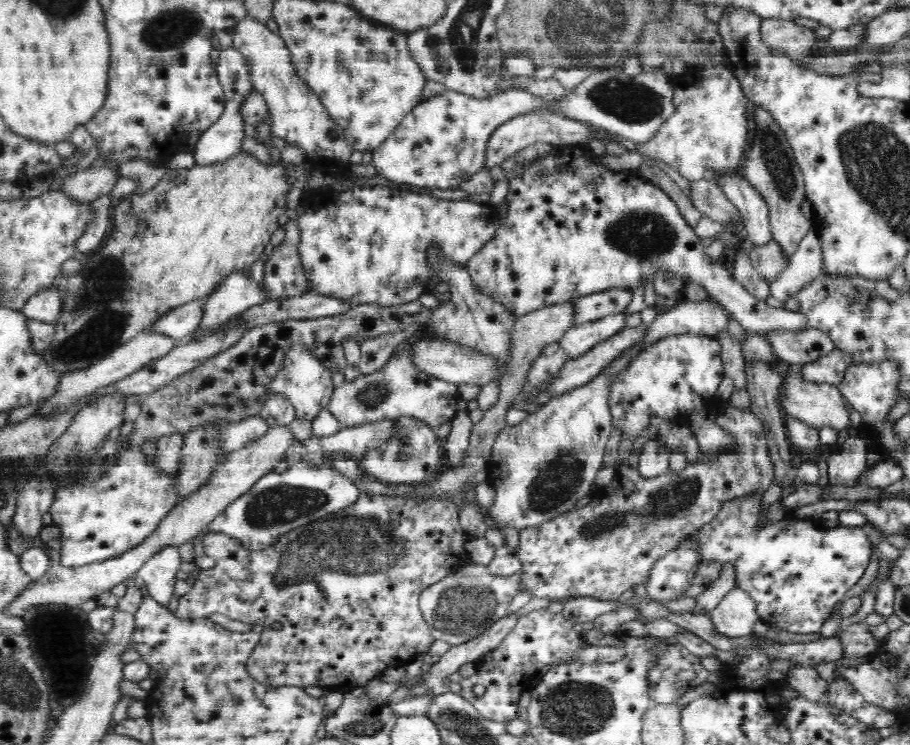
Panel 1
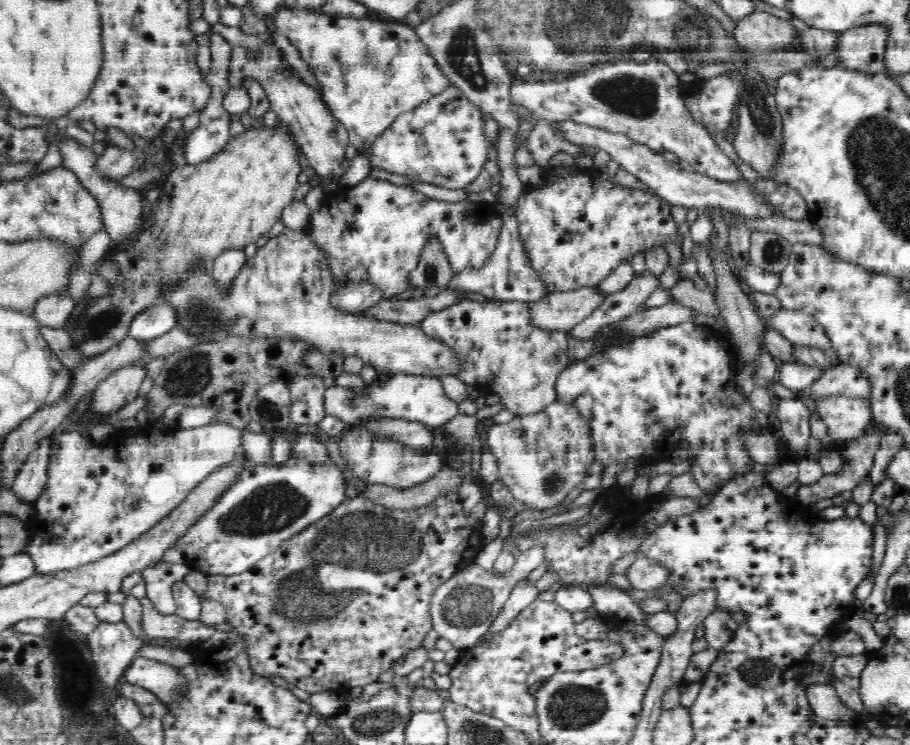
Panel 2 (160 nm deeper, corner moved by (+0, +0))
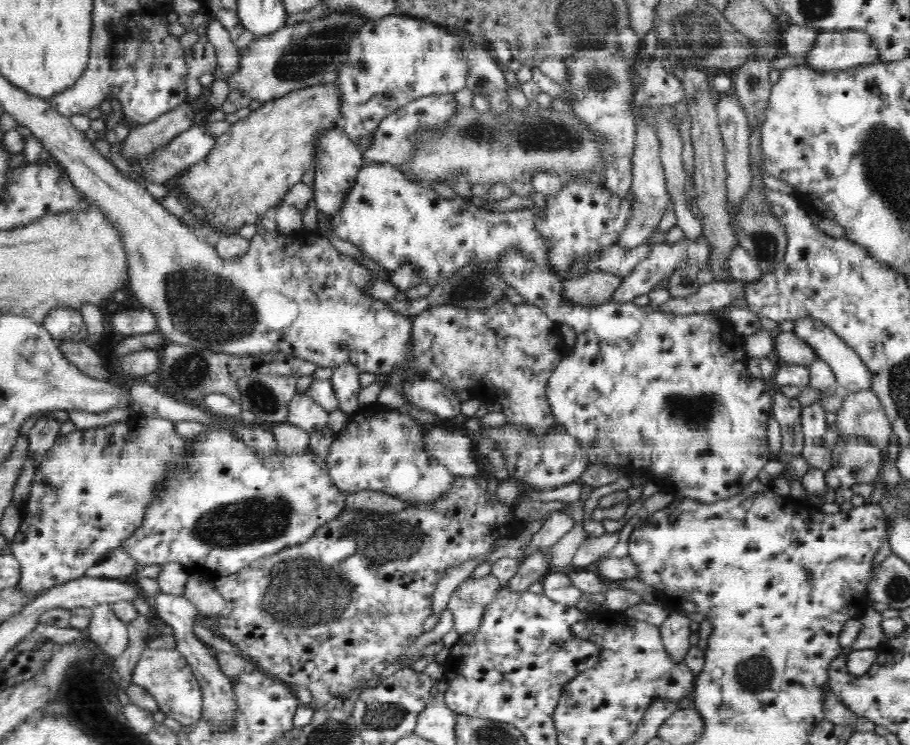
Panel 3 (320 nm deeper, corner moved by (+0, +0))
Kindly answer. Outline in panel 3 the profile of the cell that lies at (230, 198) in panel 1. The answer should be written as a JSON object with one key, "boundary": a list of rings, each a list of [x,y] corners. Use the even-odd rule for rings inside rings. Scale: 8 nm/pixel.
{"boundary":[[[336,82],[320,83],[318,86],[302,88],[281,98],[269,100],[251,111],[247,117],[232,123],[228,132],[216,136],[209,155],[186,169],[186,174],[178,180],[178,188],[182,188],[192,200],[196,200],[196,204],[200,204],[202,221],[222,230],[222,234],[234,234],[234,228],[242,224],[260,222],[261,216],[267,210],[276,208],[292,186],[302,183],[304,173],[314,167],[317,133],[332,125],[343,128],[342,118],[339,118],[338,88]]]}

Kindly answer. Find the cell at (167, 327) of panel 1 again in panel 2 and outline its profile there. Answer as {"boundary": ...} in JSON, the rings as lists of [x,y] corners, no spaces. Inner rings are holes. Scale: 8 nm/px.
{"boundary":[[[159,302],[133,320],[133,323],[130,324],[129,336],[149,341],[178,326],[178,310],[170,307],[169,302]]]}

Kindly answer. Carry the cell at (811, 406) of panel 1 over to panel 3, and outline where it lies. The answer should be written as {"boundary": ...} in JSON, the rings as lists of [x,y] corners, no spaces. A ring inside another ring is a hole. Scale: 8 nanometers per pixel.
{"boundary":[[[870,390],[847,393],[836,426],[840,434],[860,436],[885,450],[893,441],[891,424],[878,397]]]}

